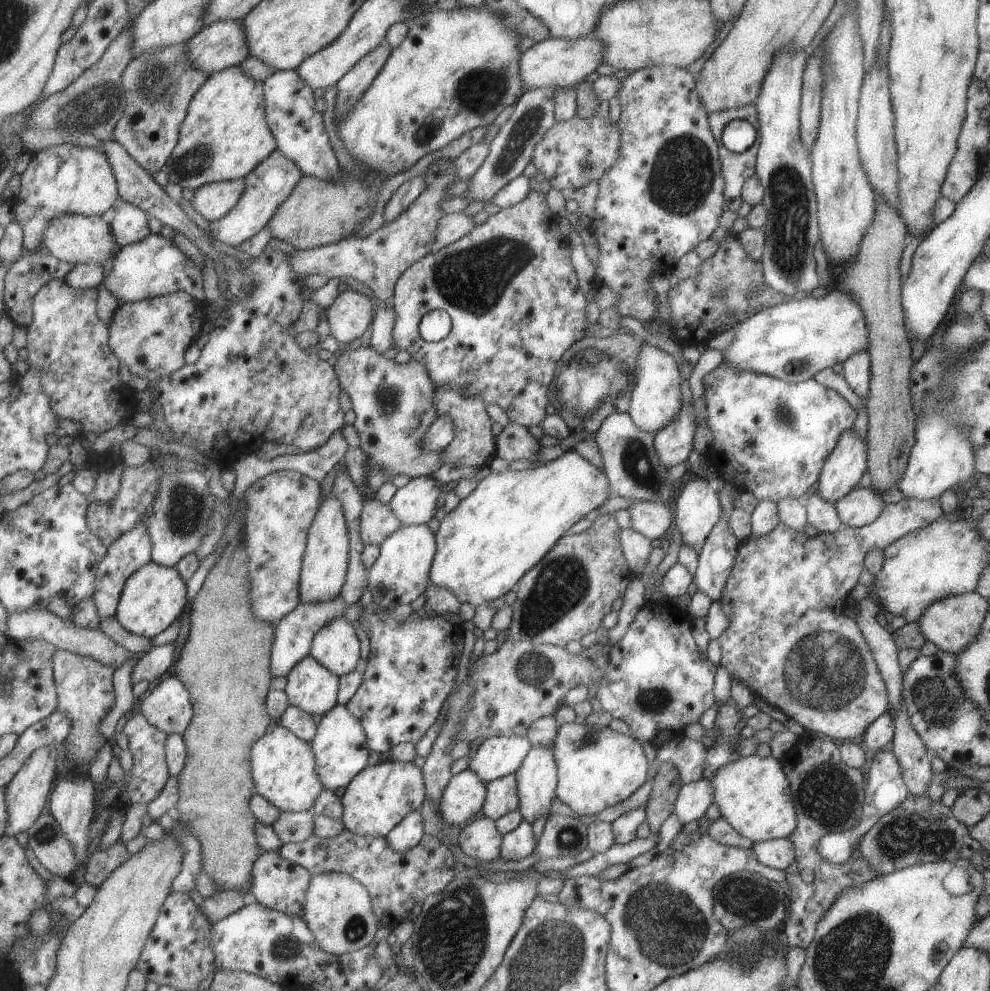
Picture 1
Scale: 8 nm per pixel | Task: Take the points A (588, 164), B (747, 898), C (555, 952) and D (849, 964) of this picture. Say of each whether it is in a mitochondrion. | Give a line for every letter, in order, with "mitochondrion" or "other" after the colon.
A: mitochondrion
B: mitochondrion
C: mitochondrion
D: mitochondrion

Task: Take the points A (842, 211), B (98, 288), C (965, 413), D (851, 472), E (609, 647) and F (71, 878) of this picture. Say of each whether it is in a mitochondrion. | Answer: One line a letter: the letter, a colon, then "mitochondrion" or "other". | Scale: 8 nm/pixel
A: other
B: other
C: mitochondrion
D: other
E: other
F: other

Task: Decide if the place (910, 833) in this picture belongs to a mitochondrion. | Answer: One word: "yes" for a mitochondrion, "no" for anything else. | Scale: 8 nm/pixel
yes

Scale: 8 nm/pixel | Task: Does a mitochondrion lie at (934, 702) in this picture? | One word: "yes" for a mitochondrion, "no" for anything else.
yes

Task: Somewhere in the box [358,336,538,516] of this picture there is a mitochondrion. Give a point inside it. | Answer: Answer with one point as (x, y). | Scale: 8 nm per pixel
(387, 402)

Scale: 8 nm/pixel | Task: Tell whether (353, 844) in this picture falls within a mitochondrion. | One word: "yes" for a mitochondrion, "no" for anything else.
no

